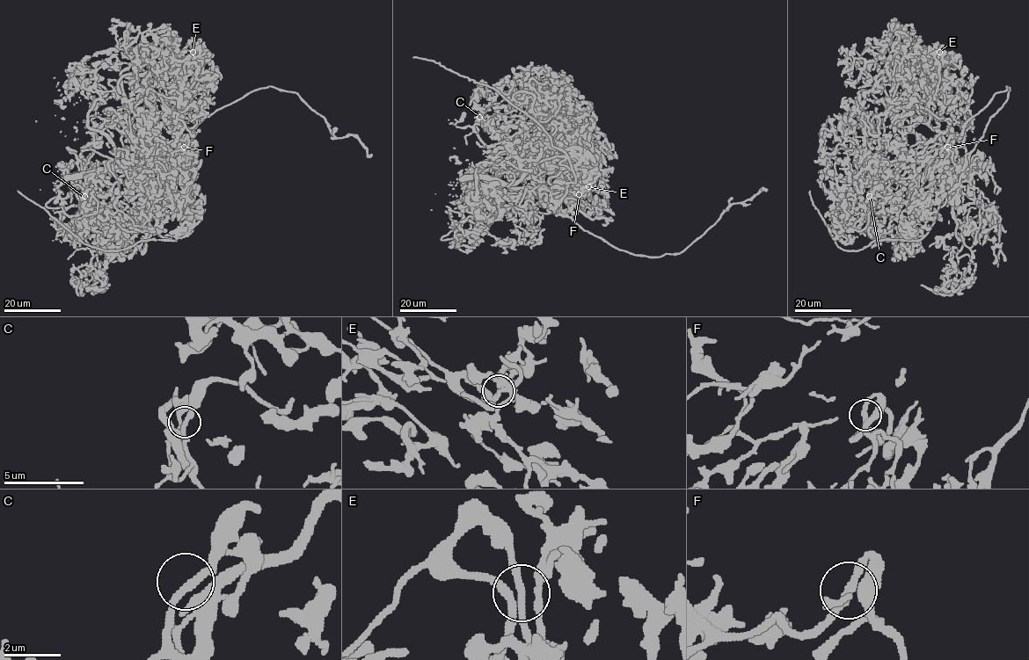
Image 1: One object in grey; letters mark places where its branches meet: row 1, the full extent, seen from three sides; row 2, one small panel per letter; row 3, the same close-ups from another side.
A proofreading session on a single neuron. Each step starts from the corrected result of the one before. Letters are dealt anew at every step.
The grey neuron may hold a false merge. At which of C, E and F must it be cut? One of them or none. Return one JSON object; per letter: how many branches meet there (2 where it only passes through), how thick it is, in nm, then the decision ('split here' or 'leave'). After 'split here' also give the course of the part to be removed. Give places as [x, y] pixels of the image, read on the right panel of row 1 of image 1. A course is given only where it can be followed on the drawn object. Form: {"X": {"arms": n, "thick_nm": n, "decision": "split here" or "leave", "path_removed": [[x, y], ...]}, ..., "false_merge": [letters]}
{"C": {"arms": 2, "thick_nm": 240, "decision": "leave"}, "E": {"arms": 2, "thick_nm": 280, "decision": "leave"}, "F": {"arms": 2, "thick_nm": 280, "decision": "split here", "path_removed": [[947, 147], [948, 167], [959, 164], [962, 176], [915, 240], [844, 250], [810, 191]]}, "false_merge": ["F"]}

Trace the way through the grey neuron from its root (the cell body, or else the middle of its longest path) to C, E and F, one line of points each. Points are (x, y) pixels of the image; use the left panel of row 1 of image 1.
C: (166, 185), (167, 190), (154, 188), (143, 178), (140, 166), (145, 159), (92, 203), (82, 188), (84, 196)
E: (166, 185), (167, 172), (142, 157), (143, 153), (136, 147), (141, 128), (174, 105), (177, 84), (193, 52)
F: (166, 185), (167, 172), (159, 168), (186, 150), (184, 147)

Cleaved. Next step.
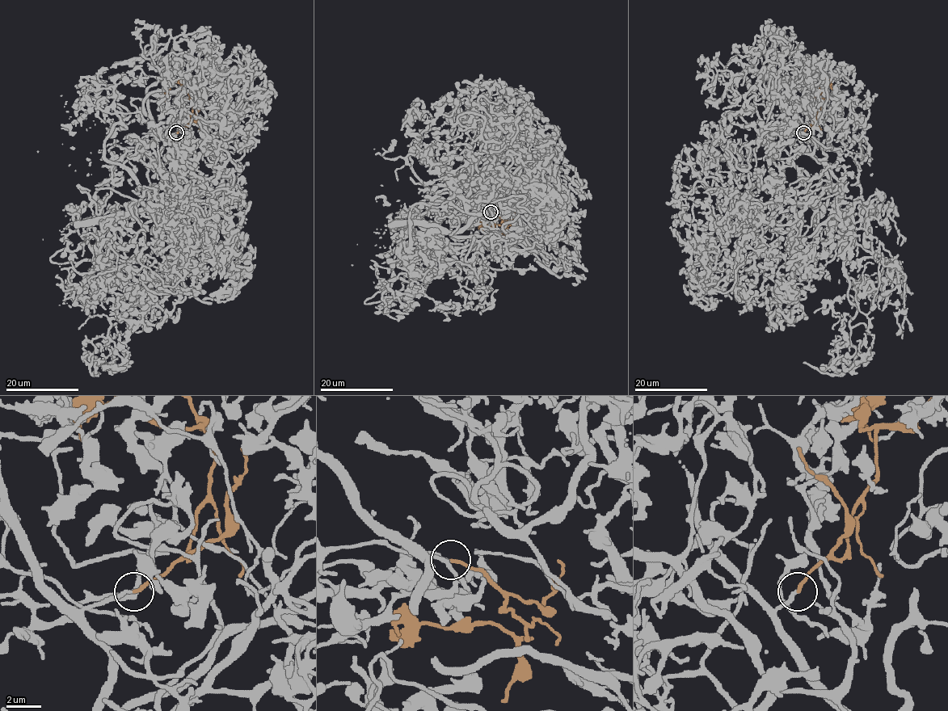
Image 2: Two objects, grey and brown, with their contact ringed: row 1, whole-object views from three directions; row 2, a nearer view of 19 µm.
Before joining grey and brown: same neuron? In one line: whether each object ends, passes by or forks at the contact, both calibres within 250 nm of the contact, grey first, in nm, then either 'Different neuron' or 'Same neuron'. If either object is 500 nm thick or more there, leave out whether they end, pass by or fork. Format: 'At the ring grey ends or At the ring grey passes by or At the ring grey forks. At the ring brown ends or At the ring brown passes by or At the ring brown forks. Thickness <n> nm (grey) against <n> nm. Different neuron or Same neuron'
At the ring grey passes by. At the ring brown ends. Thickness 130 nm (grey) against 190 nm. Same neuron

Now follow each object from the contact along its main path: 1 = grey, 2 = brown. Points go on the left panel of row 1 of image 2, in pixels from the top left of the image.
1: (176, 133), (136, 209), (154, 216), (107, 258), (97, 237), (126, 244), (103, 221), (136, 235), (117, 246)
2: (177, 133), (187, 126), (192, 108), (191, 98), (181, 86), (191, 72)

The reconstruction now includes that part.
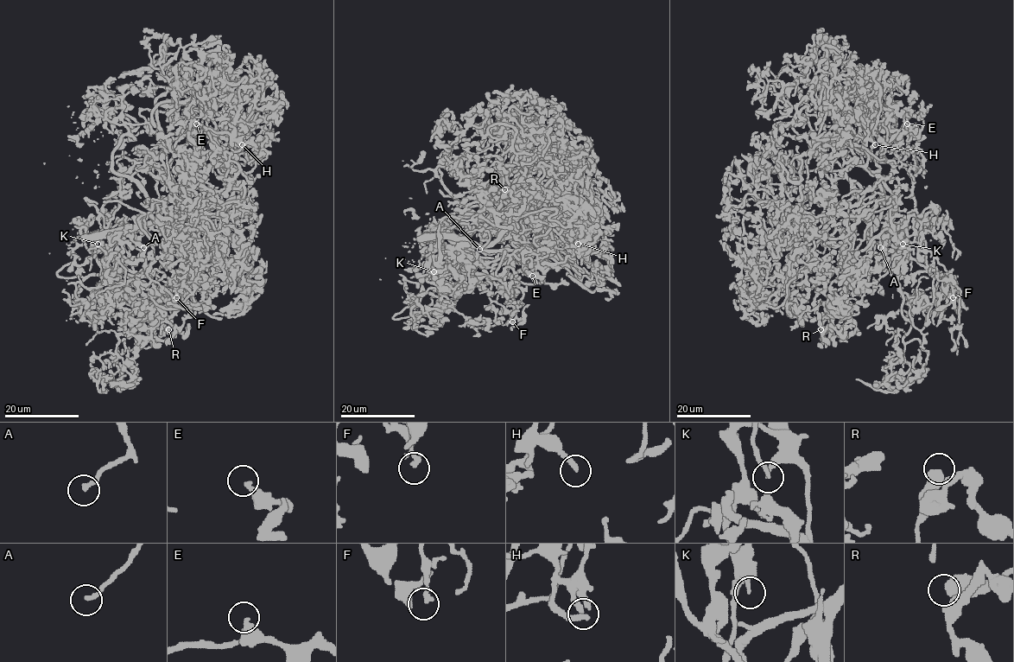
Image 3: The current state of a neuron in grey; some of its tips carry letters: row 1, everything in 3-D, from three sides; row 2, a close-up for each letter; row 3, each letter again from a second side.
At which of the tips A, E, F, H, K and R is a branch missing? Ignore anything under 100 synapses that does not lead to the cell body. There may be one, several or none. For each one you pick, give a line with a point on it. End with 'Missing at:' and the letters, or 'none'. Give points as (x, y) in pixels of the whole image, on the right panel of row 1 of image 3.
A: at (880, 247)
Missing at: A

